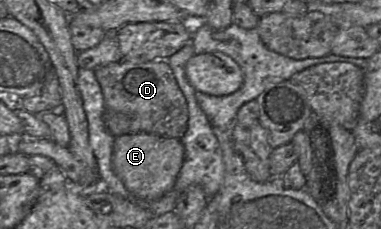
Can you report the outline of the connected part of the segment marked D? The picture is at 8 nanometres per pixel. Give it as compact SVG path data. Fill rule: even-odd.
M123 59L99 66L94 73L102 88L105 110L128 115L133 121L130 131L174 139L185 135L188 105L168 60L141 62Z

